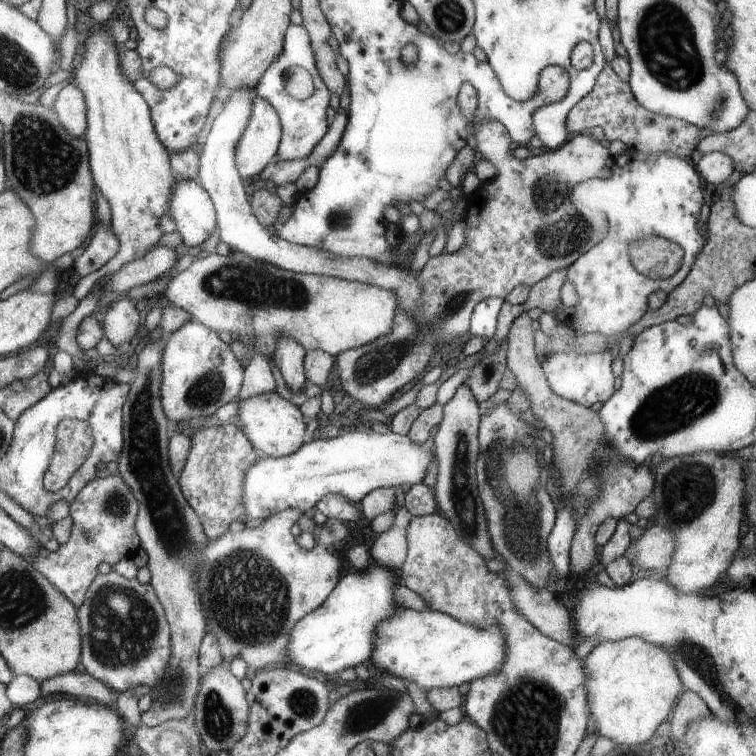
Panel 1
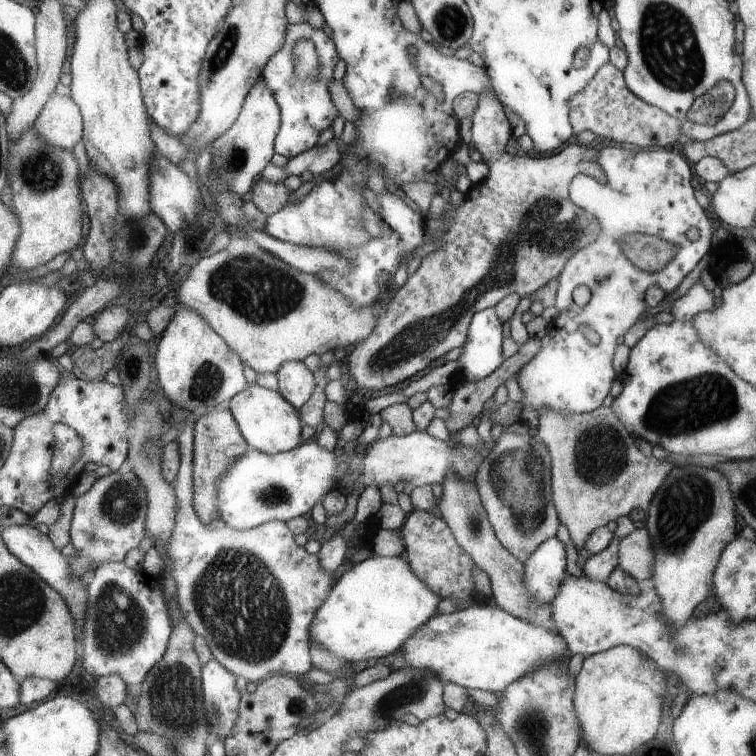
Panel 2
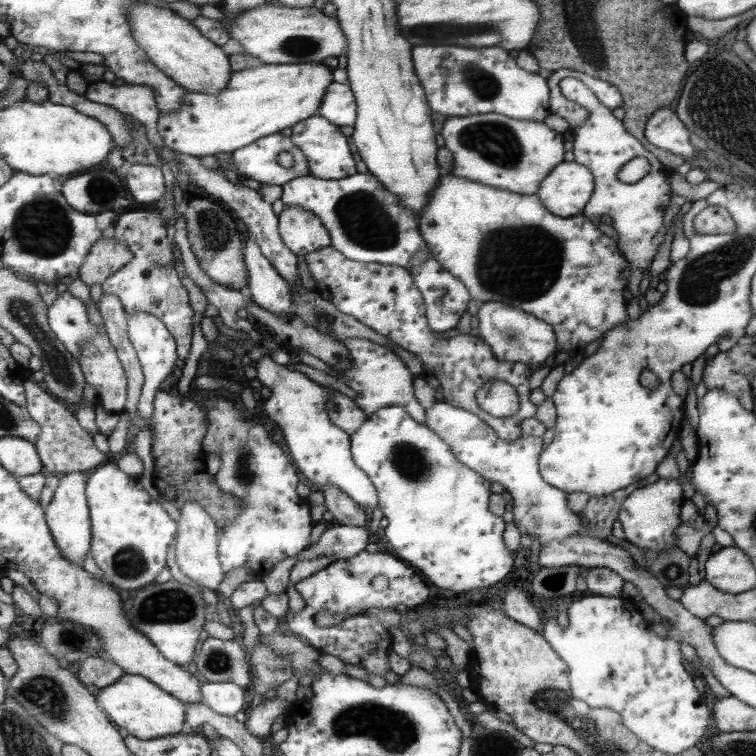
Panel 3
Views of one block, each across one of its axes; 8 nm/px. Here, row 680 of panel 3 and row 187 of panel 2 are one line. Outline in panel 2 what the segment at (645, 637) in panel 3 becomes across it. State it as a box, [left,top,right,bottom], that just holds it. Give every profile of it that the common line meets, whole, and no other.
[515,146,711,414]

